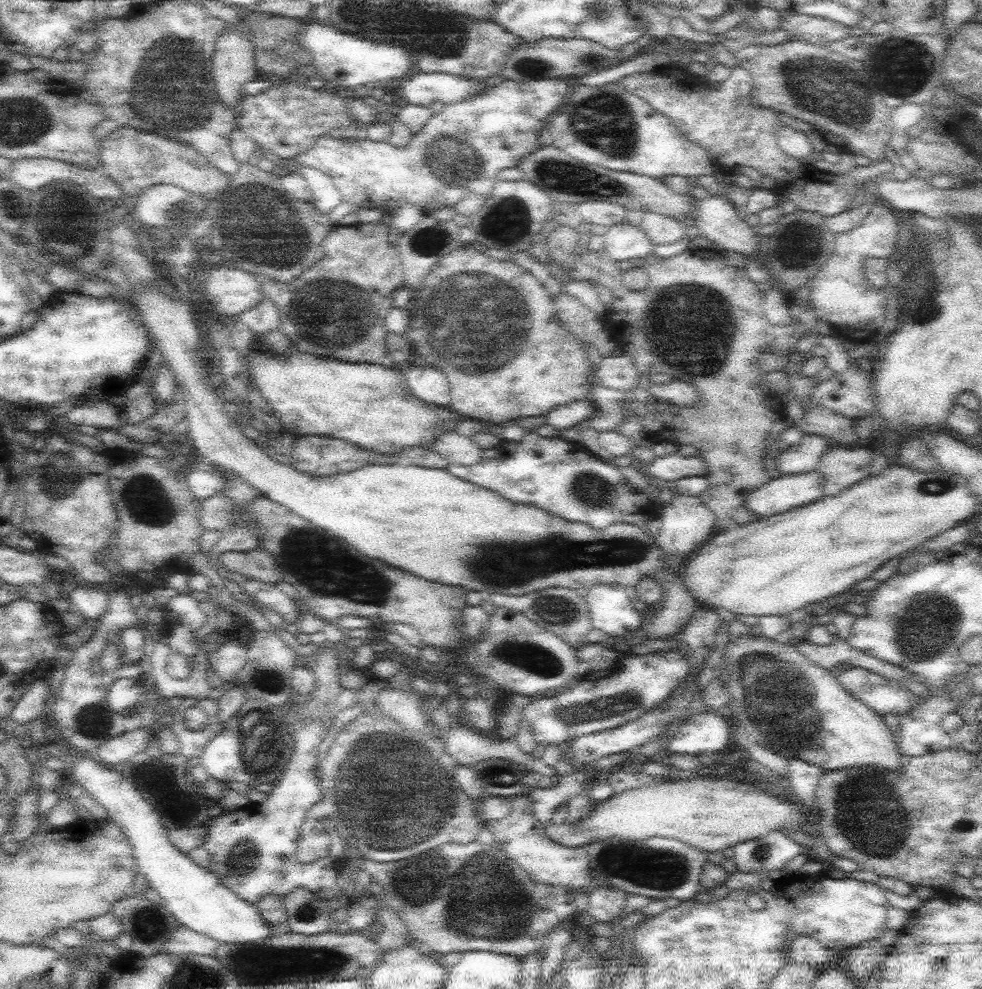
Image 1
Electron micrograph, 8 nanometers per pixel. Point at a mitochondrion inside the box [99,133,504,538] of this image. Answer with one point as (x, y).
(261, 227)

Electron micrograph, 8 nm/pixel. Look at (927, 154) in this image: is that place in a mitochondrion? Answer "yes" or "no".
no

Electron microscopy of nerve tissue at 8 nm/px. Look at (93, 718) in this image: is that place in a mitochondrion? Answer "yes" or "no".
yes

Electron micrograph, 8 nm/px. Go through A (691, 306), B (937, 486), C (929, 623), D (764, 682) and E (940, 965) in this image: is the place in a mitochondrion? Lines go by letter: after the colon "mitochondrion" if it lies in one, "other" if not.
A: mitochondrion
B: mitochondrion
C: mitochondrion
D: mitochondrion
E: mitochondrion

